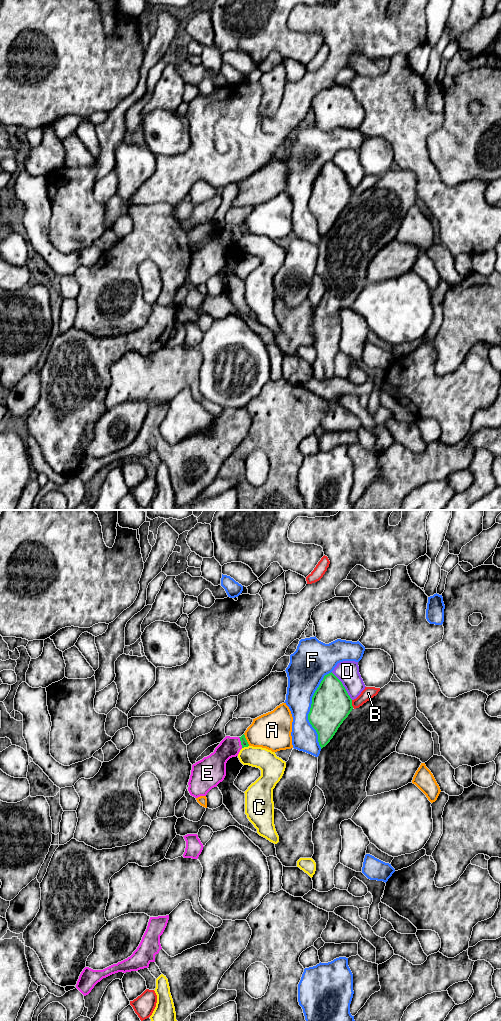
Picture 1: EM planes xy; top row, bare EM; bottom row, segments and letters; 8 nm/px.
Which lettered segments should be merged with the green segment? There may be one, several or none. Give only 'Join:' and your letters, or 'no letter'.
Join: no letter

